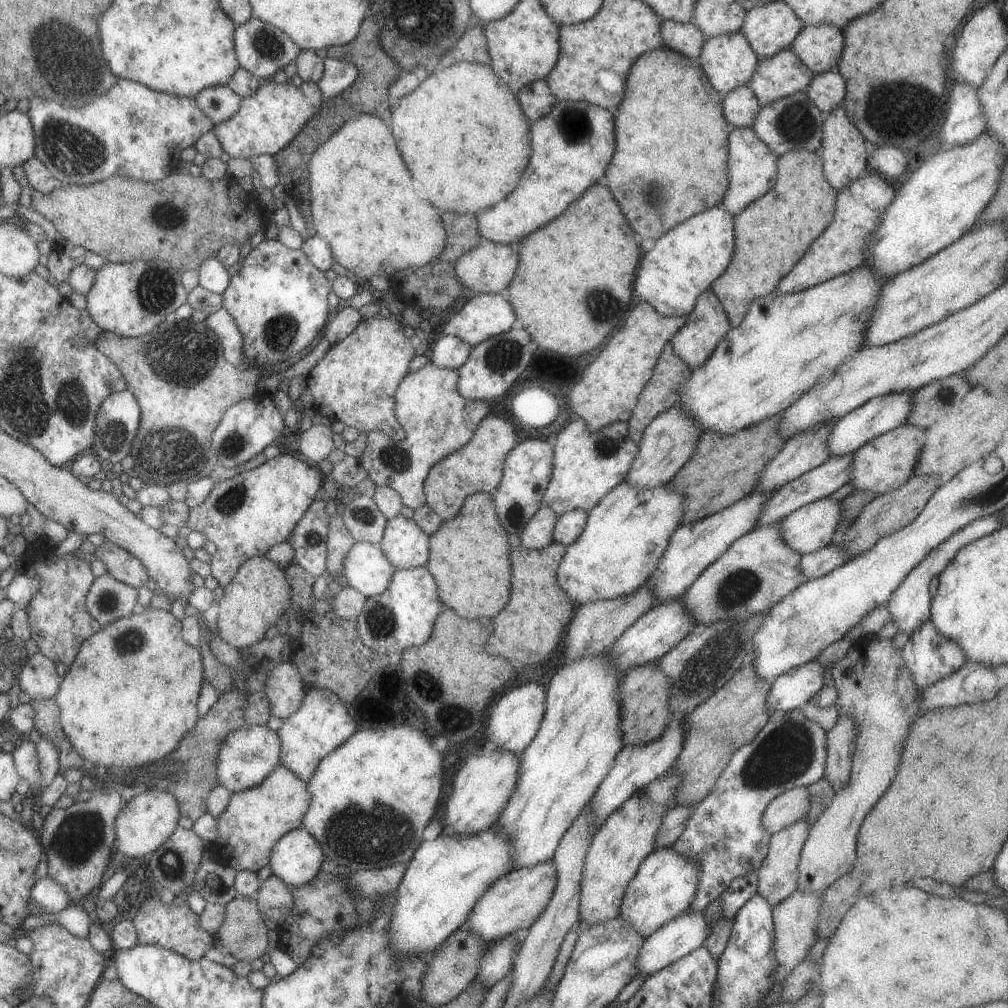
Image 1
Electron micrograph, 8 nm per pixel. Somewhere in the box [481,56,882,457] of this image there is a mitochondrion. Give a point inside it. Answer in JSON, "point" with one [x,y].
{"point":[796,121]}

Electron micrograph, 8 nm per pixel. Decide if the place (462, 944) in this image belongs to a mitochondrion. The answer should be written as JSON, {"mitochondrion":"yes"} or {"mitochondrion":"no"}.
{"mitochondrion":"no"}

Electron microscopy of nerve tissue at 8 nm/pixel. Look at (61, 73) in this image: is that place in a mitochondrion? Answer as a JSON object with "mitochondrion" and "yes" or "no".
{"mitochondrion":"yes"}

